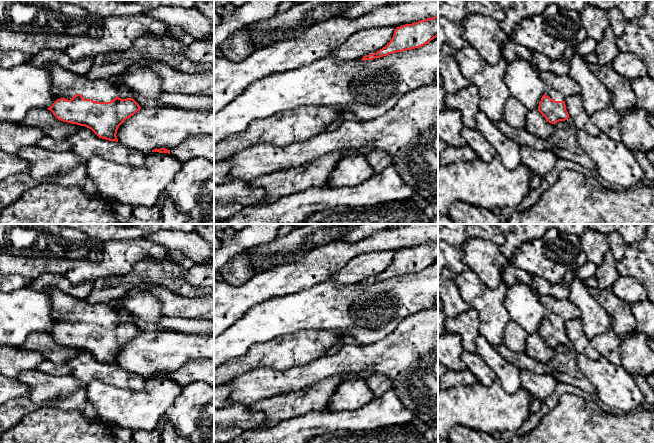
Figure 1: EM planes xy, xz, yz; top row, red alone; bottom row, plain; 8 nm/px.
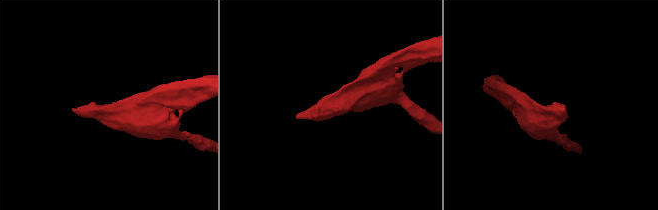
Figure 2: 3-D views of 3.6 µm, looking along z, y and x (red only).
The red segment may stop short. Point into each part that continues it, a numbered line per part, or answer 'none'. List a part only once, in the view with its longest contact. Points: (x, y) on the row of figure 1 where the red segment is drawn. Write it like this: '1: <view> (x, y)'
1: xy (65, 84)

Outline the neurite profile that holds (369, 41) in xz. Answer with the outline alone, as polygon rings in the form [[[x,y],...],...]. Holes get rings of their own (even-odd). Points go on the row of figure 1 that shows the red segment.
[[[386,26],[356,32],[329,55],[343,62],[376,53],[390,42],[395,29],[396,27]]]

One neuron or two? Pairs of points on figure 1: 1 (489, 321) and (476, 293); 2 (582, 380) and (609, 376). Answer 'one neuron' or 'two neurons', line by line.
1: one neuron
2: two neurons

